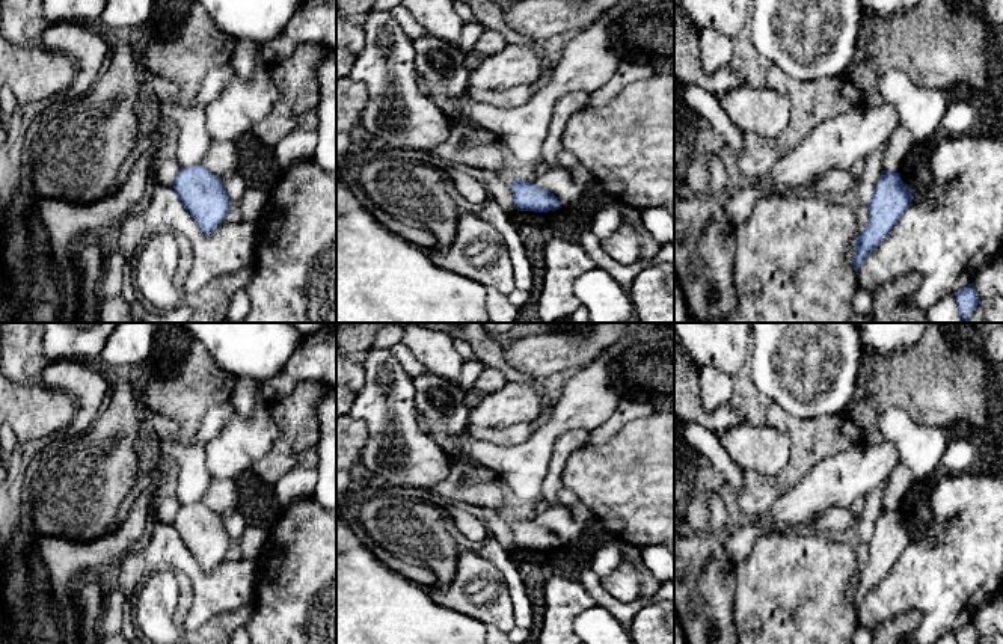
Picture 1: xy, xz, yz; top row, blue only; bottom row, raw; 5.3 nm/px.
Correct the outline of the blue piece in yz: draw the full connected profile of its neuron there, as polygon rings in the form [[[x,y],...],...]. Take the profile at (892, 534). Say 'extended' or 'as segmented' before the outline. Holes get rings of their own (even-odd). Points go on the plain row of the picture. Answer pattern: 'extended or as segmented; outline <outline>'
as segmented; outline [[[882,508],[869,544],[869,560],[860,569],[854,584],[852,603],[855,611],[864,597],[887,576],[914,537],[913,528],[899,510]]]

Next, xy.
as segmented; outline [[[204,502],[181,504],[173,526],[204,572],[211,572],[225,561],[231,547],[229,534],[222,516]]]

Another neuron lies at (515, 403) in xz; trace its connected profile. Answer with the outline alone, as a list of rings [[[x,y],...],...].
[[[508,380],[499,391],[486,397],[469,410],[469,425],[507,428],[534,422],[541,415],[541,400],[529,385]]]

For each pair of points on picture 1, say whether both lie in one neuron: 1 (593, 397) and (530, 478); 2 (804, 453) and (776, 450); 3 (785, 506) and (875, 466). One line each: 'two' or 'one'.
1: one
2: two
3: one

